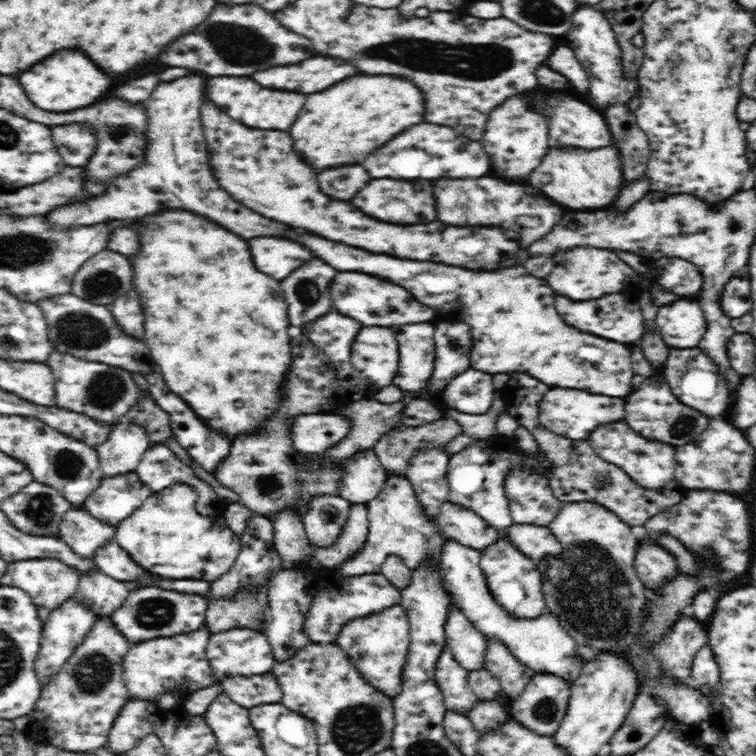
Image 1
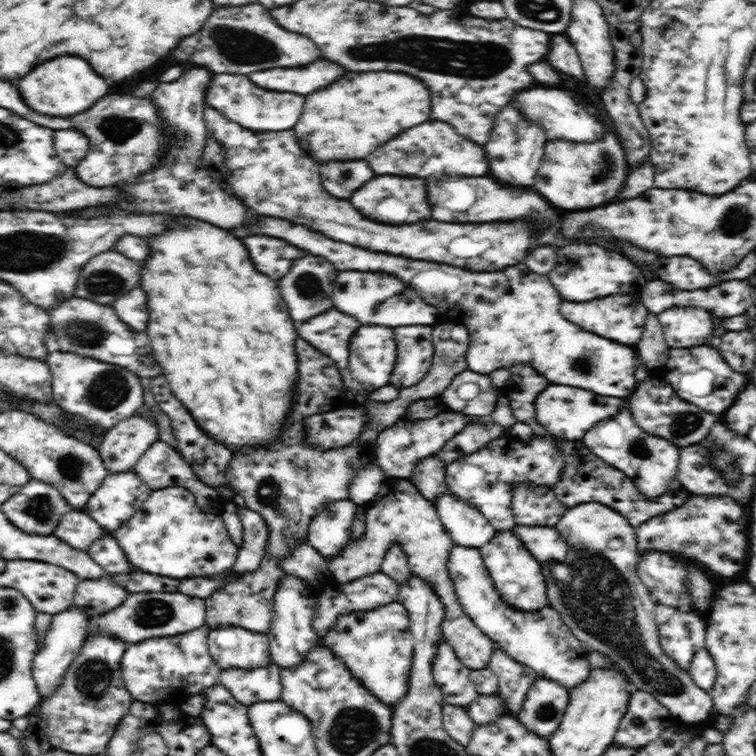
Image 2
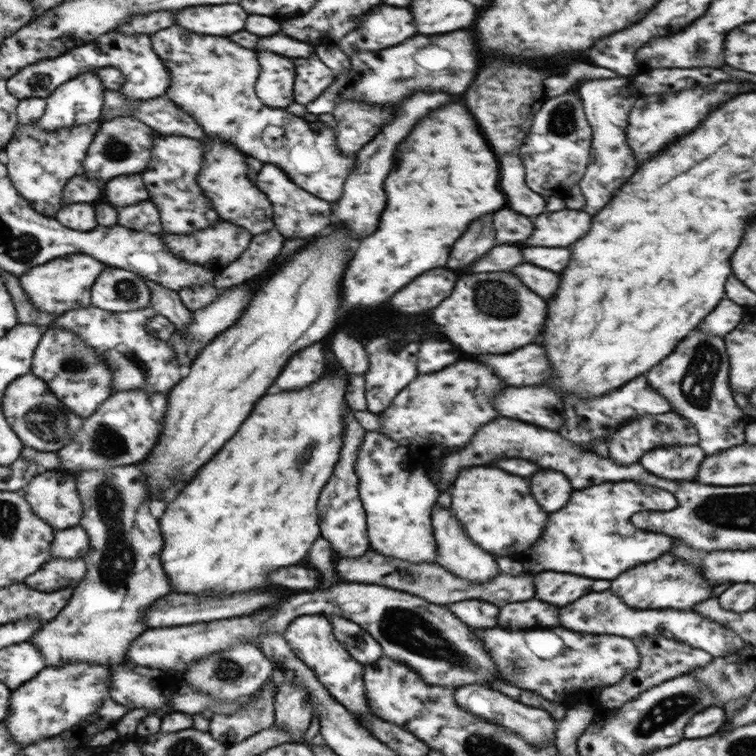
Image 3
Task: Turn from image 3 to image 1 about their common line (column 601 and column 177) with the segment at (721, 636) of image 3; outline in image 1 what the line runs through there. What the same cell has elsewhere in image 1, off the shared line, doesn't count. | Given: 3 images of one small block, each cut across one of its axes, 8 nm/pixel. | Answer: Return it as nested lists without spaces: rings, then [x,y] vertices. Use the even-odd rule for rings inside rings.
[[[132,588],[130,596],[122,608],[110,614],[112,625],[131,644],[142,643],[158,637],[170,637],[181,633],[199,630],[205,624],[206,598],[202,596],[188,596],[180,592],[164,592],[158,588]]]

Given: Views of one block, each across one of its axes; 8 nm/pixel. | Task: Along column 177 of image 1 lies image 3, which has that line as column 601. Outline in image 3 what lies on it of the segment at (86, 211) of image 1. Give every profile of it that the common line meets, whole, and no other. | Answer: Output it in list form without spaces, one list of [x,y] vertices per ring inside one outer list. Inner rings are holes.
[[[612,78],[612,80],[592,80],[584,82],[577,90],[582,99],[582,107],[586,120],[593,130],[591,141],[590,162],[586,170],[586,176],[580,180],[580,188],[586,196],[584,212],[596,214],[602,206],[606,206],[612,198],[612,194],[636,172],[638,160],[632,156],[630,146],[626,144],[626,128],[628,126],[628,114],[636,102],[636,94],[632,92],[632,78]]]

